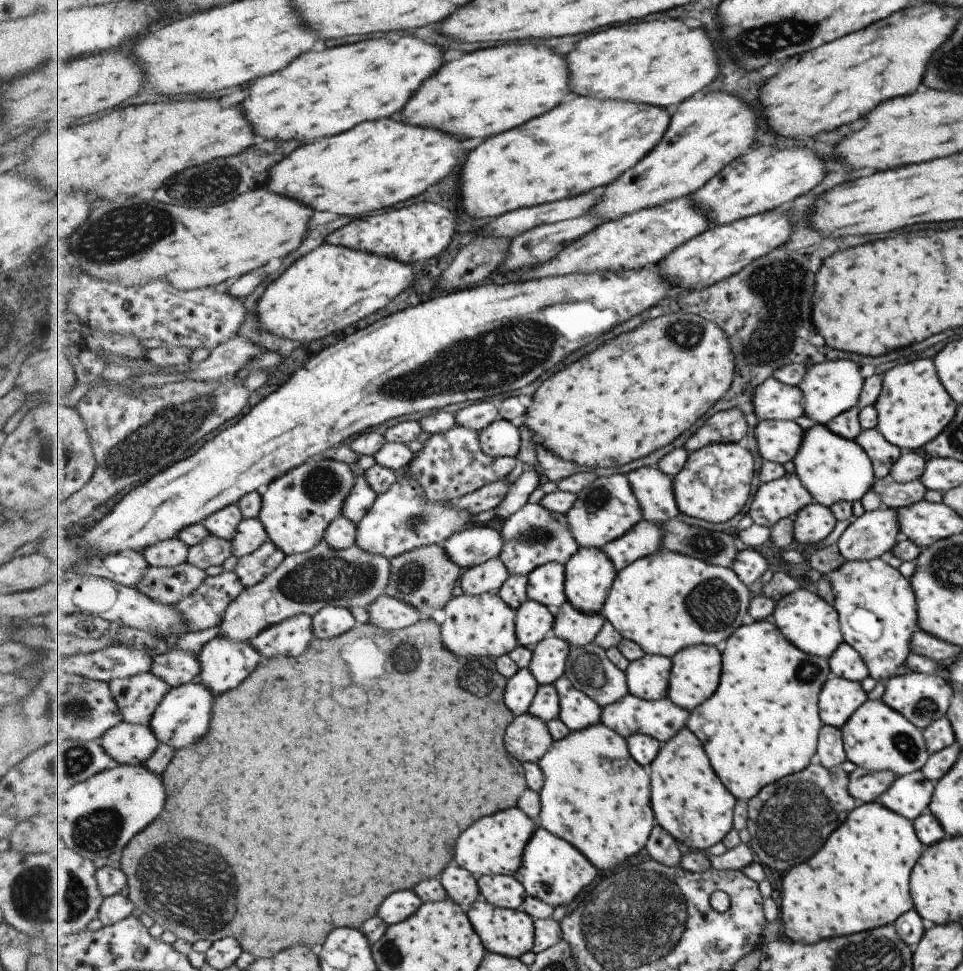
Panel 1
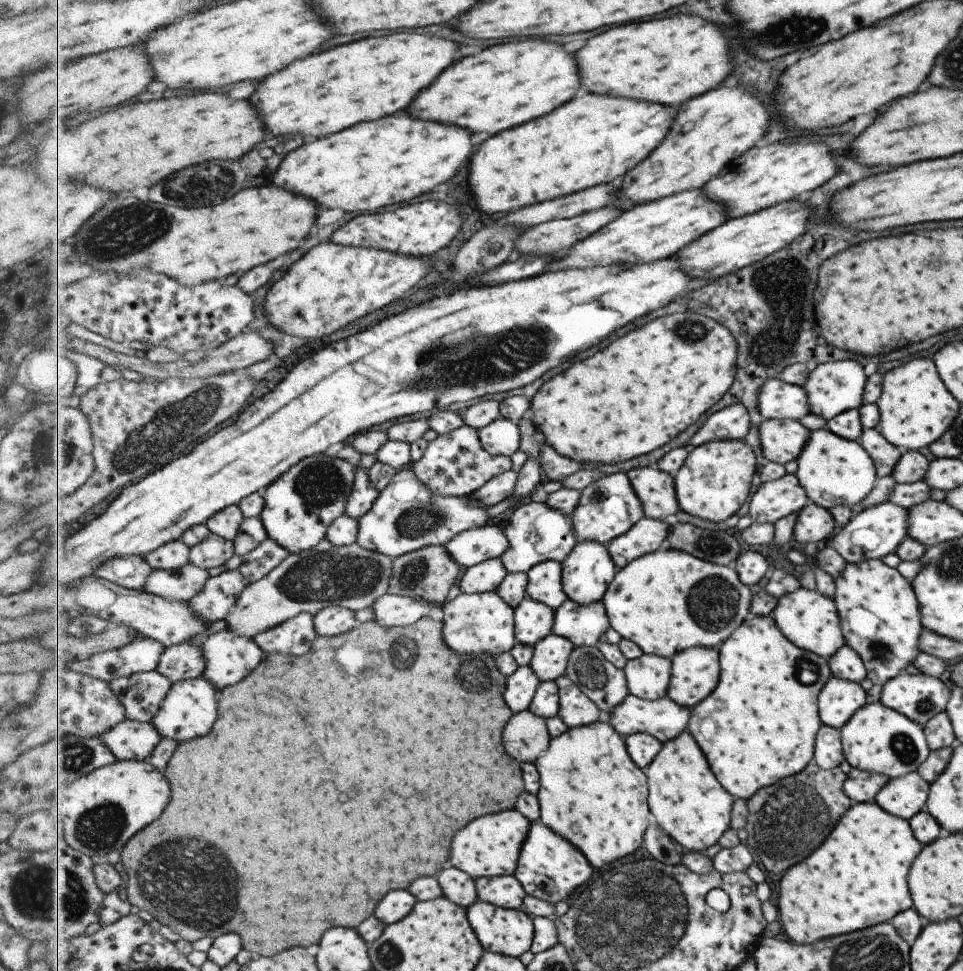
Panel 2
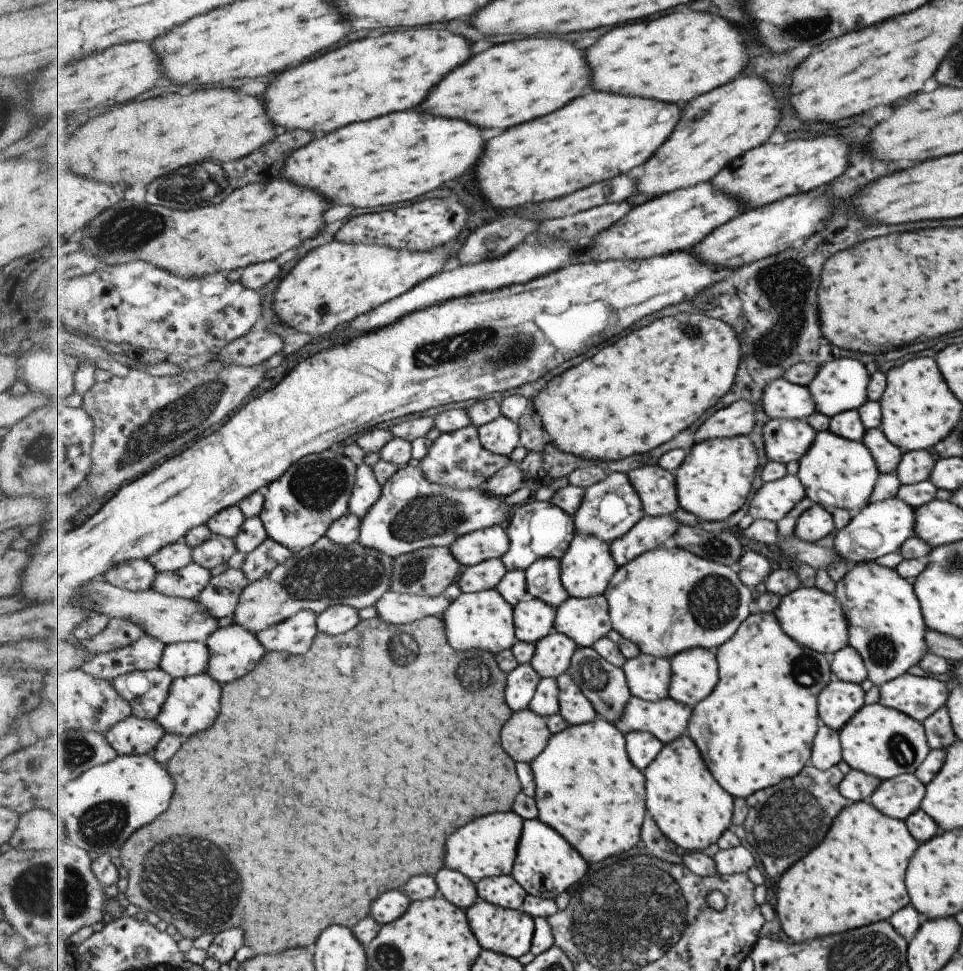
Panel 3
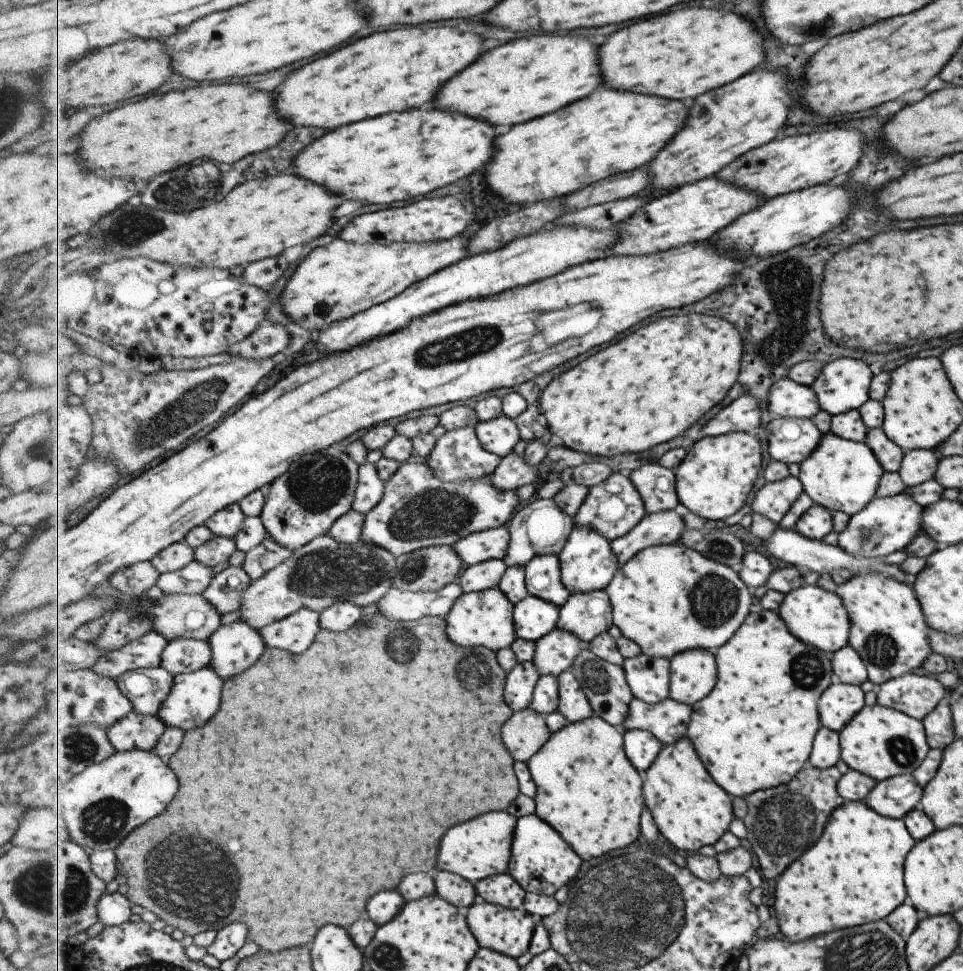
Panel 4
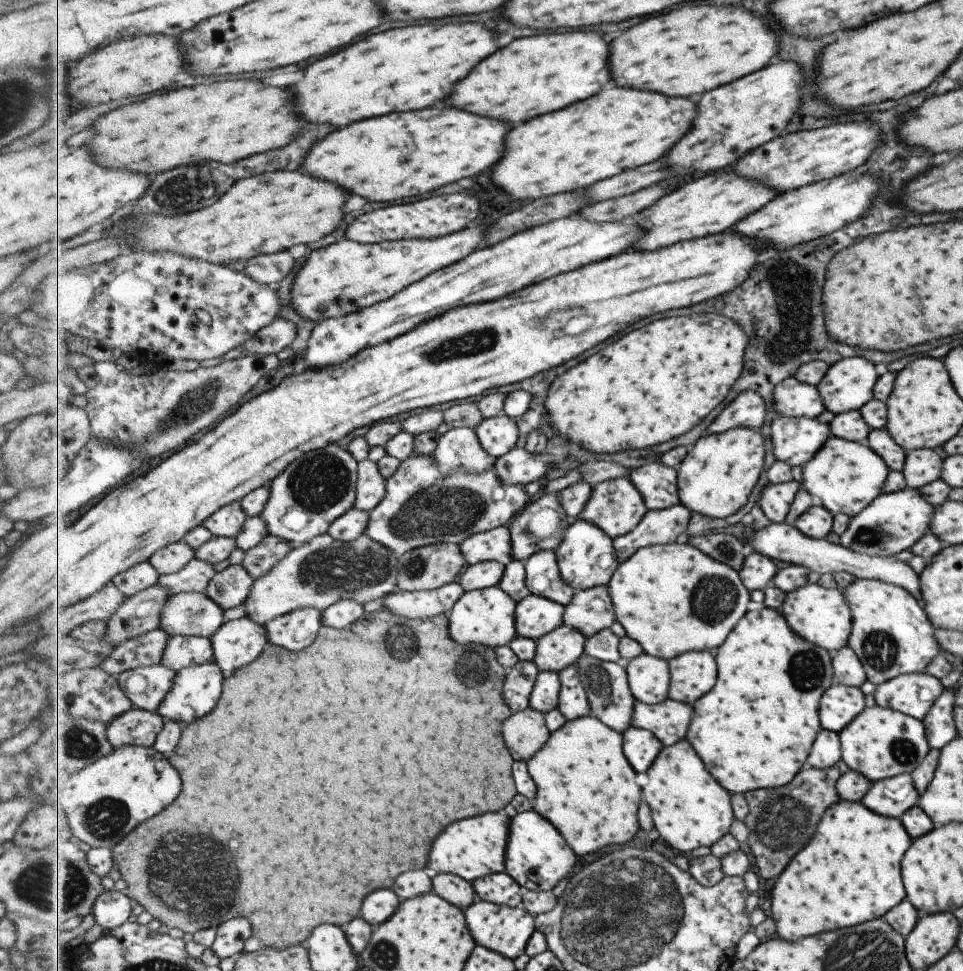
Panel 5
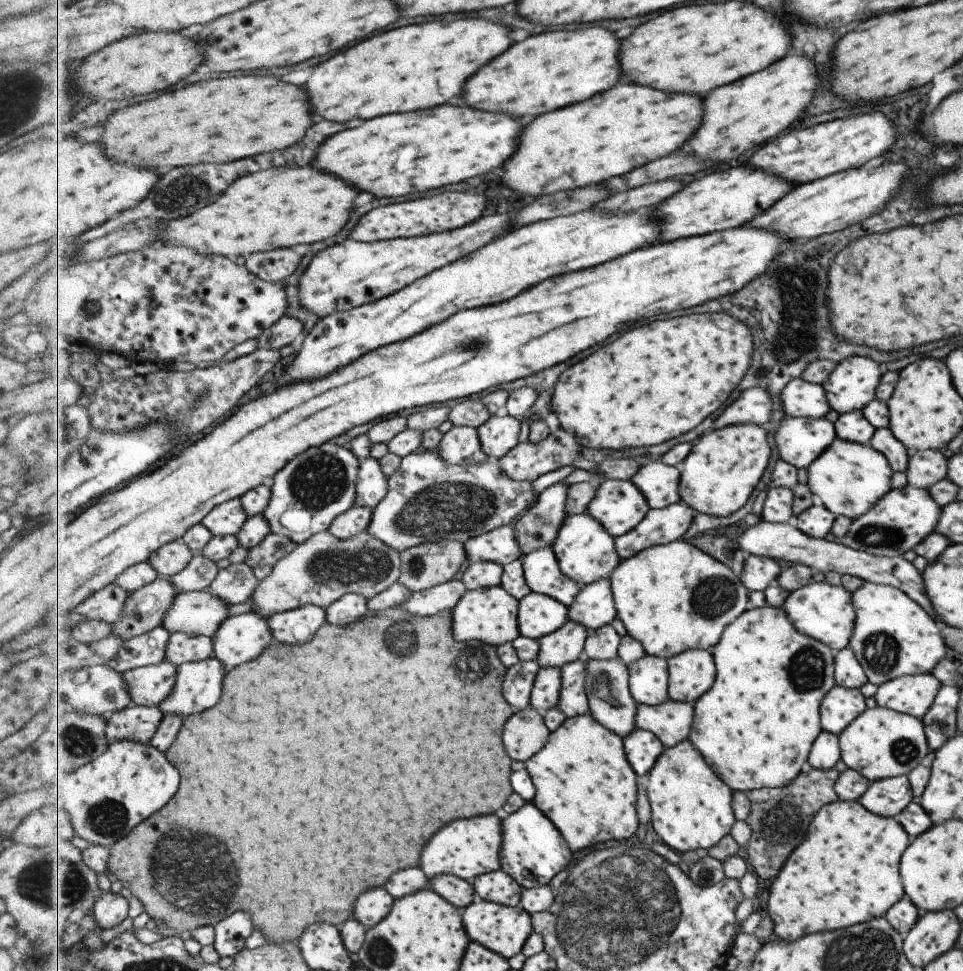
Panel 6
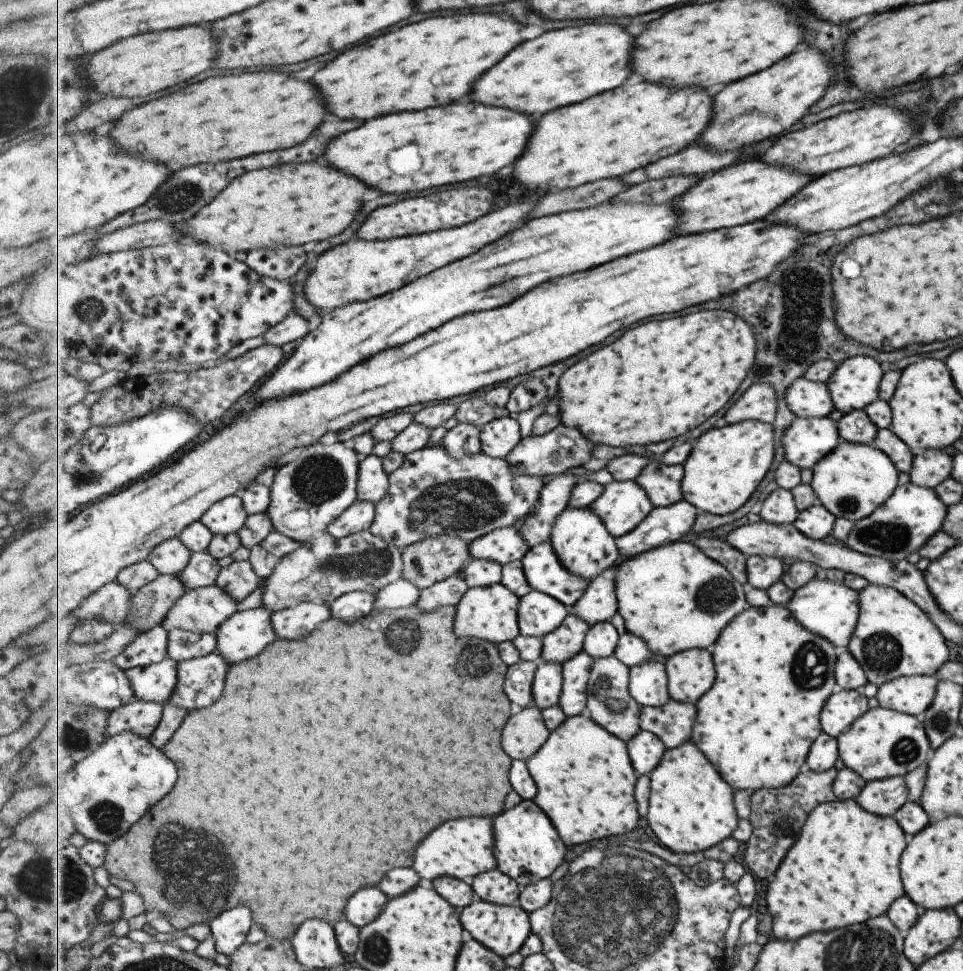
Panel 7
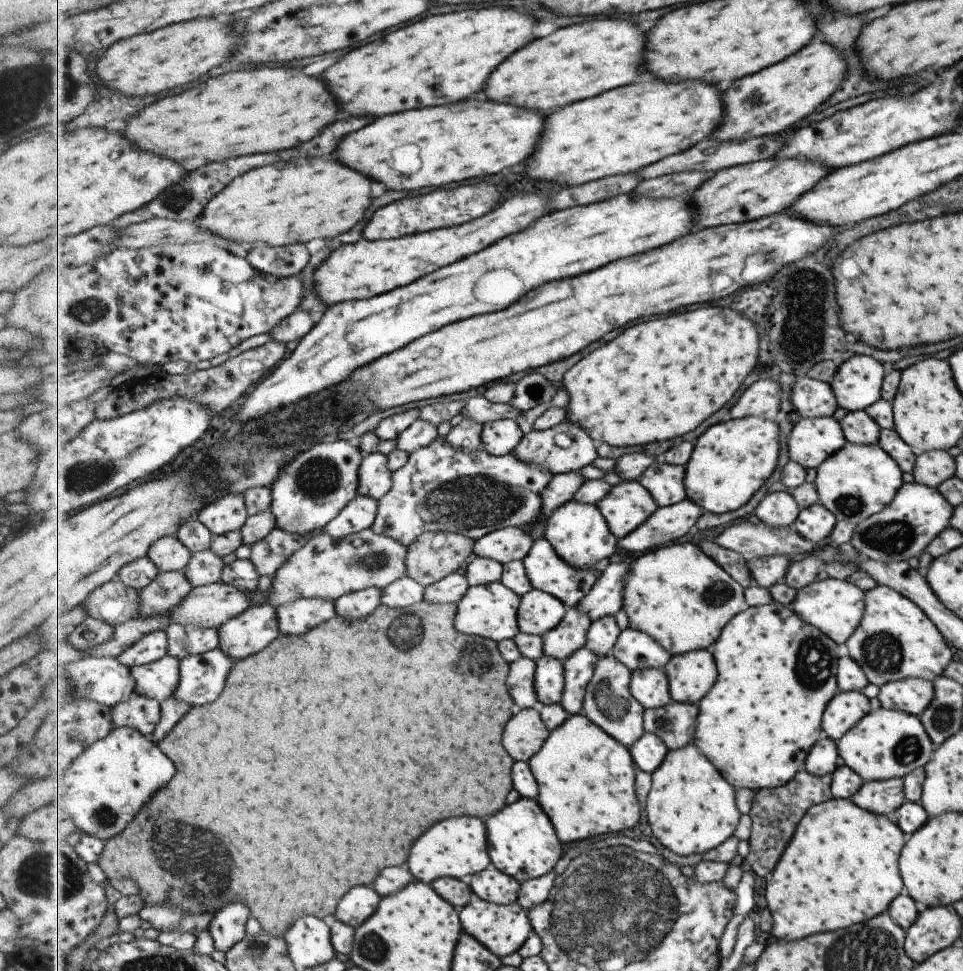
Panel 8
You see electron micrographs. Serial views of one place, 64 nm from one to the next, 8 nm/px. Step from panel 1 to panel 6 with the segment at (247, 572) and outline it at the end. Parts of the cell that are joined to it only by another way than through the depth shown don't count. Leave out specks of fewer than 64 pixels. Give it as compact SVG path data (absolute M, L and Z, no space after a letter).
M271 532L263 543L248 550L244 562L253 568L255 576L260 581L269 577L278 562L290 555L297 545L289 537Z

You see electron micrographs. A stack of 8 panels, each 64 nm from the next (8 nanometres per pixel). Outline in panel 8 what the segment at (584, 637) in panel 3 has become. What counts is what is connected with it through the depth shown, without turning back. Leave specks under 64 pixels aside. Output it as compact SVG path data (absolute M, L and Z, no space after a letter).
M624 561L607 564L594 587L578 604L578 609L587 613L593 622L617 614L623 608L625 577L630 566Z

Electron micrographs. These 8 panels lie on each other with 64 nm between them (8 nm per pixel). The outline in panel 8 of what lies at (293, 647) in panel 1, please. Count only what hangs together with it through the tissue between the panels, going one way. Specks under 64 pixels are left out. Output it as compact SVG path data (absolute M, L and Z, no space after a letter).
M302 597L292 605L278 608L278 625L281 635L301 636L337 615L334 601Z

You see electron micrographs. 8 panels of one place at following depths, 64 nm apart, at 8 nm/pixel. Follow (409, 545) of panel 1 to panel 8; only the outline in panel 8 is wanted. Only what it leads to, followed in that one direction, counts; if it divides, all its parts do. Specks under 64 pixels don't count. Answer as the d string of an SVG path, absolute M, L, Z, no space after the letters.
M438 438L429 446L412 452L407 464L396 470L393 476L392 489L385 498L378 500L378 515L372 529L408 547L429 531L457 532L476 541L497 529L533 524L543 516L543 491L555 474L519 460L514 452L502 457L489 454L484 449L468 453L453 447L446 438Z

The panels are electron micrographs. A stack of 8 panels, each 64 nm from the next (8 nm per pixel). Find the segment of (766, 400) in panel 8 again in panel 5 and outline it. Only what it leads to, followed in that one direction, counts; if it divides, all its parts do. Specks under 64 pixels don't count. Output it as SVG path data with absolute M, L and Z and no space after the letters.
M745 392L731 402L723 414L709 427L710 434L723 434L737 427L759 430L765 423L769 409L758 392Z

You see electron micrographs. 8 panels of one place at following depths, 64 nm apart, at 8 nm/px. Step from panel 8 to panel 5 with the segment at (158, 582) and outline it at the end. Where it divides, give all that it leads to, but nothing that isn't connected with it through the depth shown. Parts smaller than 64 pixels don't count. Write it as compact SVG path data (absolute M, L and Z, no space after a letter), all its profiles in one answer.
M153 585L139 594L128 597L119 610L107 621L103 642L119 646L160 628L160 616L173 595L161 585Z

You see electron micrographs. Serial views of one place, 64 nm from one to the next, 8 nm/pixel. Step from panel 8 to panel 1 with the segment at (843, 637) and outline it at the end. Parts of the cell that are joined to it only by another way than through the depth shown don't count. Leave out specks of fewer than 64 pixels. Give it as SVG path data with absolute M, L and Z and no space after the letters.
M799 588L780 600L776 604L771 619L793 644L816 657L829 659L829 656L841 646L843 641L838 625L838 614L835 609L822 597L809 592L807 589Z

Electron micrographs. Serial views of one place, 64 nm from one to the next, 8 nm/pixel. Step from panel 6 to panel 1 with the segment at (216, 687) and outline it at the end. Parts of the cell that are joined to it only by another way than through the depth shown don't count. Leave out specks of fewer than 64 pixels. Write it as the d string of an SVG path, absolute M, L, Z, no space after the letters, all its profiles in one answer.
M199 680L180 687L173 687L166 698L162 700L162 703L159 704L149 726L154 729L161 743L171 745L173 748L193 746L211 728L213 702L215 702L214 693Z

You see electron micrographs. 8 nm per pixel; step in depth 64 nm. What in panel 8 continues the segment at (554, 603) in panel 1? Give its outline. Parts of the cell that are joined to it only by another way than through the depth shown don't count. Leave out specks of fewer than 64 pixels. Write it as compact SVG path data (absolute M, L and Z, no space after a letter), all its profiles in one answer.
M539 539L530 550L530 553L522 560L526 566L529 578L535 589L551 593L559 597L569 608L577 607L582 598L594 587L602 570L580 571L567 564L563 557L558 555L557 549L547 539Z

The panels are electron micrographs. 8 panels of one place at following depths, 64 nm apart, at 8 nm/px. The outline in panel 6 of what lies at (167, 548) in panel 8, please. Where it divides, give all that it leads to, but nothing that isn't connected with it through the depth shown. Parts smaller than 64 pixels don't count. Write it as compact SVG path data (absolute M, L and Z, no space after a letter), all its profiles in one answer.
M179 539L159 548L150 556L149 561L160 576L168 578L181 572L194 555L187 543Z

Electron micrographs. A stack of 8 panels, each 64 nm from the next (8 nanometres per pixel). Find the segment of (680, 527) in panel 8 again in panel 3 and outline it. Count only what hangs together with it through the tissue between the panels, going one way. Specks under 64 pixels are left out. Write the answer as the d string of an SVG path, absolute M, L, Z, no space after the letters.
M645 515L625 536L614 540L611 552L618 566L625 566L647 551L659 548L665 540L674 538L681 524L672 515L654 517Z

